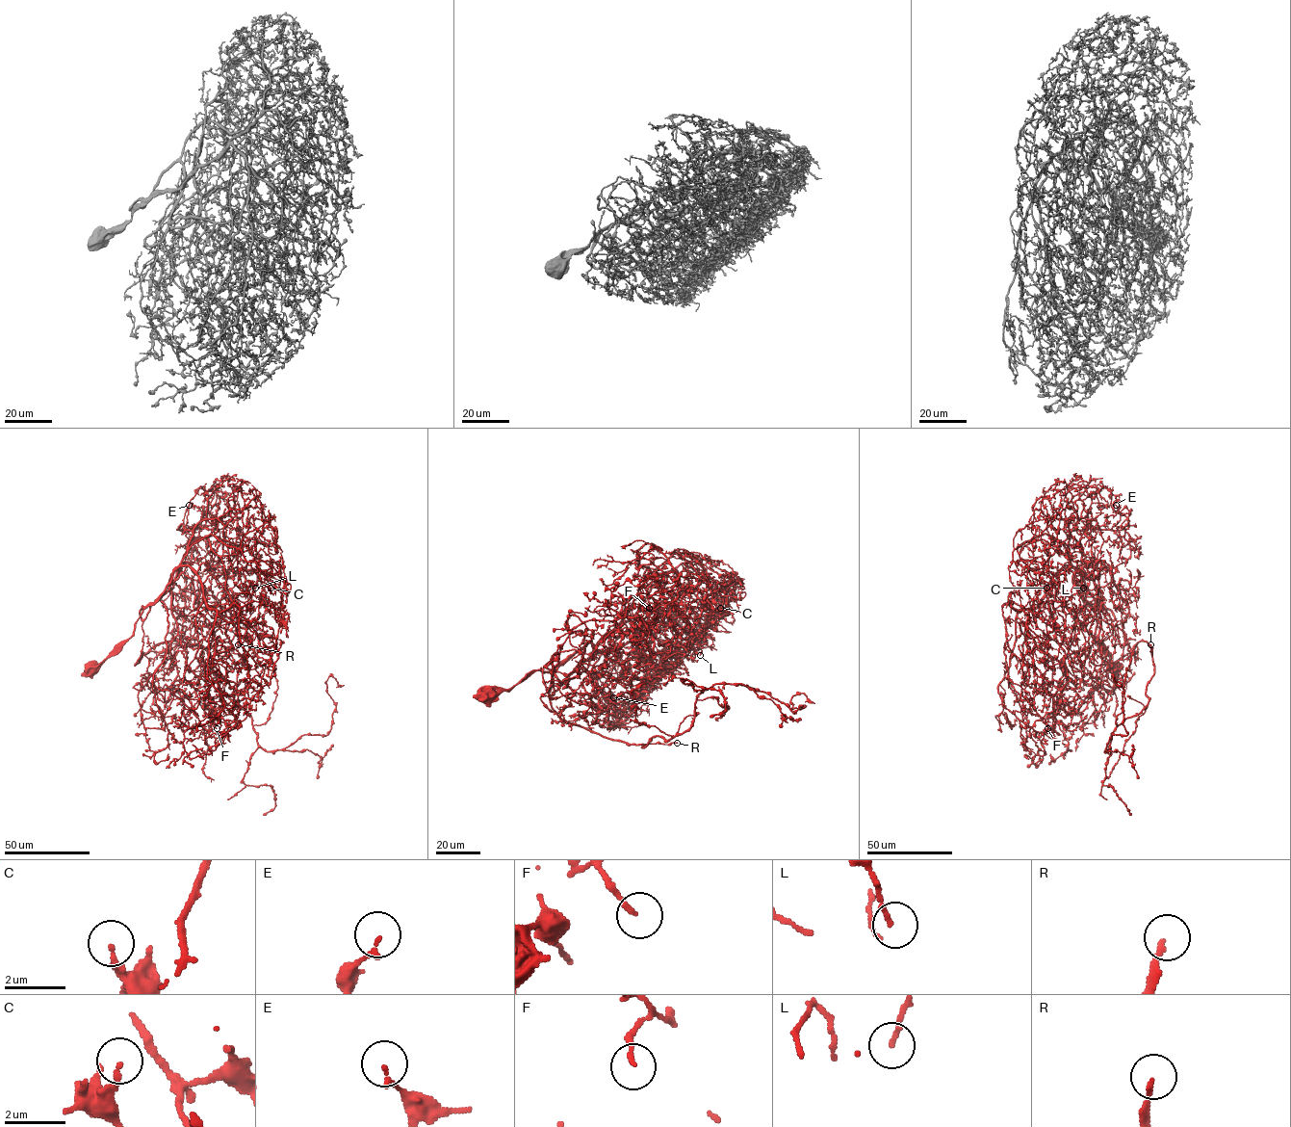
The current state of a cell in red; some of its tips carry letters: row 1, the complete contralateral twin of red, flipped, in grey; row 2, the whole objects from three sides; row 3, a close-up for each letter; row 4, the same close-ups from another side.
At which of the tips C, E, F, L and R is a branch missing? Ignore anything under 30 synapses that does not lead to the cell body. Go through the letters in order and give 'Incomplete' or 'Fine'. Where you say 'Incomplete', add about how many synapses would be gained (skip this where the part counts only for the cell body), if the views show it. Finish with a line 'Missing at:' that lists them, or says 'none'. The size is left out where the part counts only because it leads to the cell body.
C: Fine
E: Fine
F: Fine
L: Fine
R: Incomplete. Roughly 100 synapses
Missing at: R

